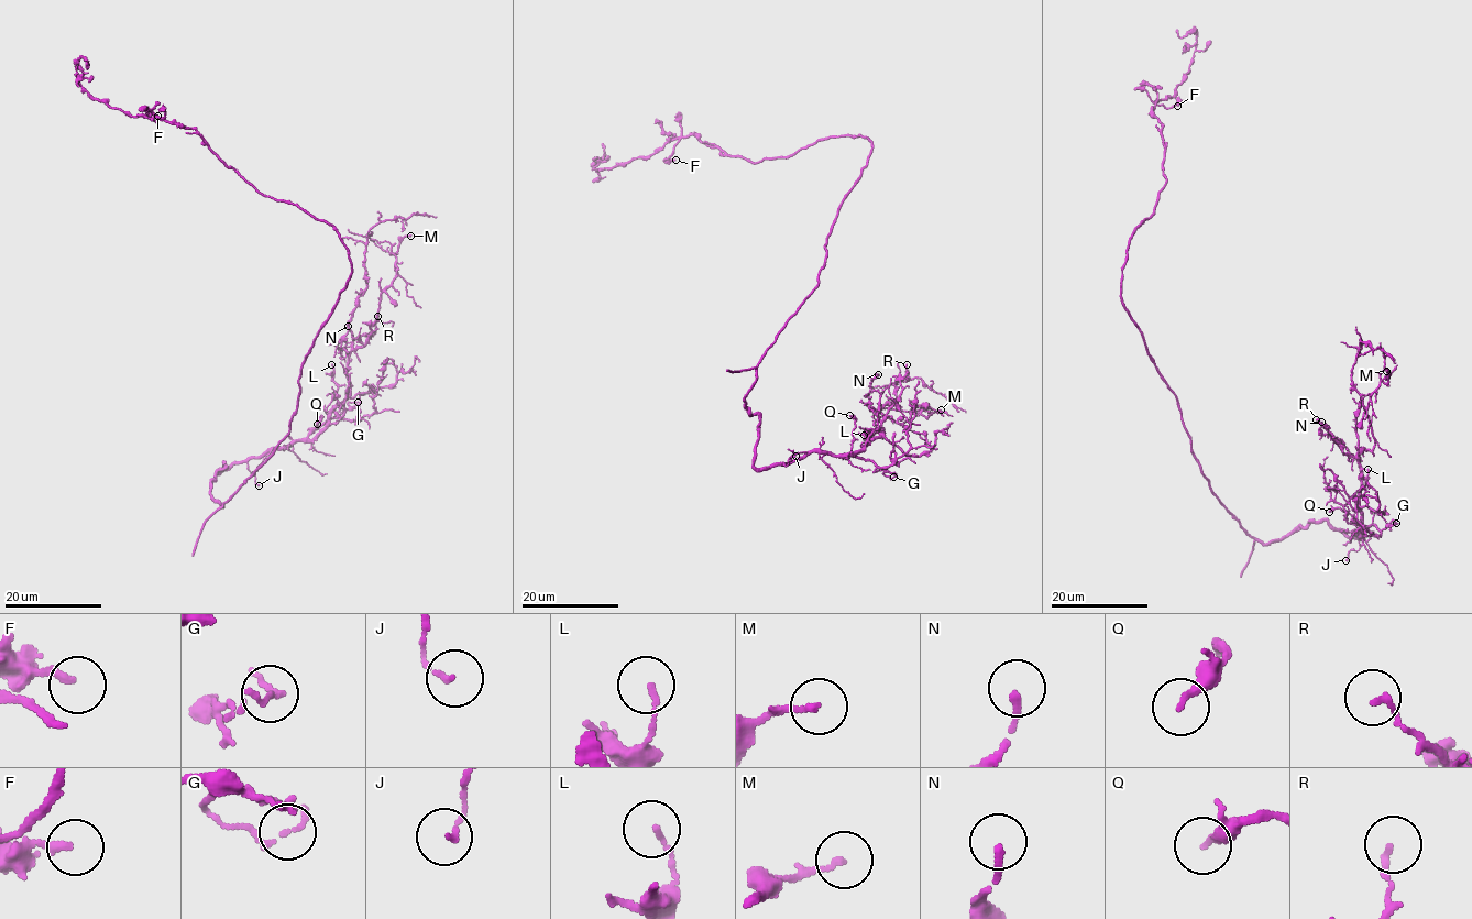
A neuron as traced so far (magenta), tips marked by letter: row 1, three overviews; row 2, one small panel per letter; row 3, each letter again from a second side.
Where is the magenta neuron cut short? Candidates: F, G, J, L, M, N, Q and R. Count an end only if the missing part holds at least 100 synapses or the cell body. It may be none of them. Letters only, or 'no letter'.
no letter

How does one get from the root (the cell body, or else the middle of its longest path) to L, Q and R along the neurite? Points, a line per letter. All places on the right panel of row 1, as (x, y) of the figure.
L: (1208, 479), (1219, 503), (1264, 544), (1309, 521), (1326, 521), (1362, 540), (1354, 532), (1362, 536), (1368, 469)
Q: (1208, 479), (1264, 544), (1309, 521), (1362, 540), (1354, 517), (1329, 512)
R: (1208, 479), (1264, 544), (1309, 521), (1362, 540), (1359, 460), (1316, 419)

